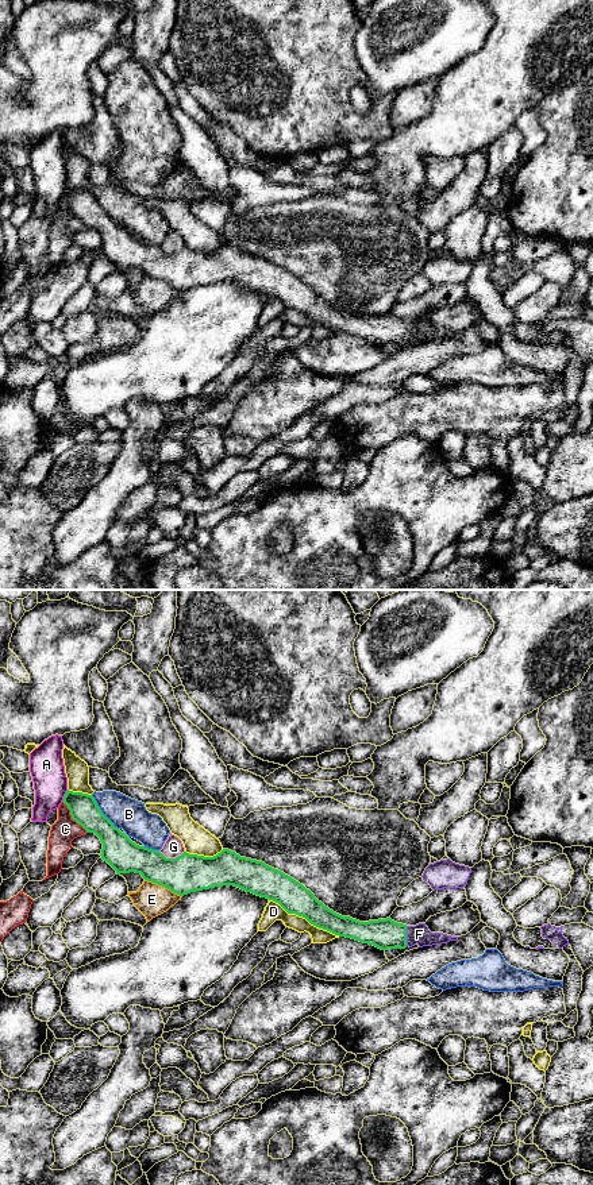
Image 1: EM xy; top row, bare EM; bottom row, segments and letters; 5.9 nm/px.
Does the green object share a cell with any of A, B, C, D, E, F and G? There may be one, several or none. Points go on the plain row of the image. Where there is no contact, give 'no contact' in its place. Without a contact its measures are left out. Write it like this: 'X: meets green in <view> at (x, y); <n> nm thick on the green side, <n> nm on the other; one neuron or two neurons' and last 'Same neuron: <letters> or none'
A: meets green in xy at (65, 190); 170 nm thick on the green side, 200 nm on the other; two neurons
B: meets green in xy at (101, 208); 190 nm thick on the green side, 190 nm on the other; two neurons
C: meets green in xy at (72, 212); 170 nm thick on the green side, 150 nm on the other; two neurons
D: meets green in xy at (304, 312); 180 nm thick on the green side, 110 nm on the other; two neurons
E: meets green in xy at (164, 281); 220 nm thick on the green side, 190 nm on the other; two neurons
F: meets green in xy at (405, 331); 180 nm thick on the green side, 120 nm on the other; one neuron
G: meets green in xy at (172, 254); 220 nm thick on the green side, 120 nm on the other; two neurons
Same neuron: F

